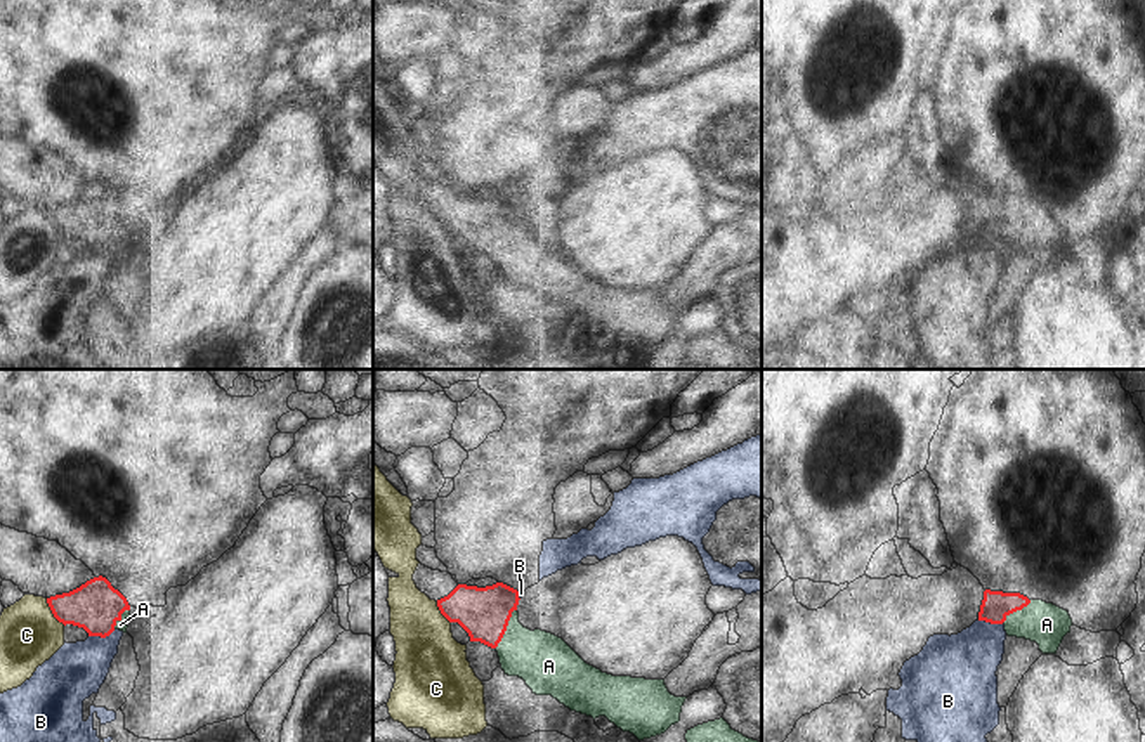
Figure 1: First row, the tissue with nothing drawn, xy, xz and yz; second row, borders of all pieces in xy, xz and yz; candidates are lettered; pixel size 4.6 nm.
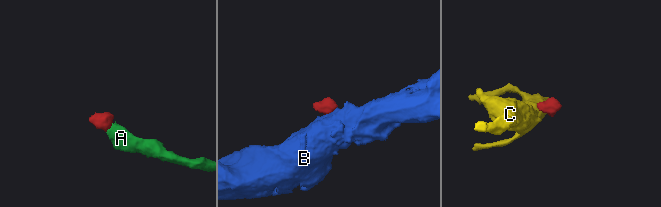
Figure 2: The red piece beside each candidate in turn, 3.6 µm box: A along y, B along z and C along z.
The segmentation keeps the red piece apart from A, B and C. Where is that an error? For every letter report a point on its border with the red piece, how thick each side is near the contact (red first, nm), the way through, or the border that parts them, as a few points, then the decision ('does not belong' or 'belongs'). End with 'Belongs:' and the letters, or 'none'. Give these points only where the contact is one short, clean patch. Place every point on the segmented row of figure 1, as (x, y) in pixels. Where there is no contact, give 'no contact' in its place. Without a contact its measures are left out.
A: meets red in xz at (505, 628); 240 nm thick on the red side, 260 nm on the other; runs through xz (483, 612), (505, 628), (533, 656), (543, 661); belongs
B: meets red in xy at (101, 637); 240 nm thick on the red side, 260 nm on the other; border along xy (115, 630), (104, 637), (89, 637); does not belong
C: meets red in xy at (52, 612); 240 nm thick on the red side, 280 nm on the other; border along xy (45, 598), (51, 612), (65, 624); does not belong
Belongs: A

